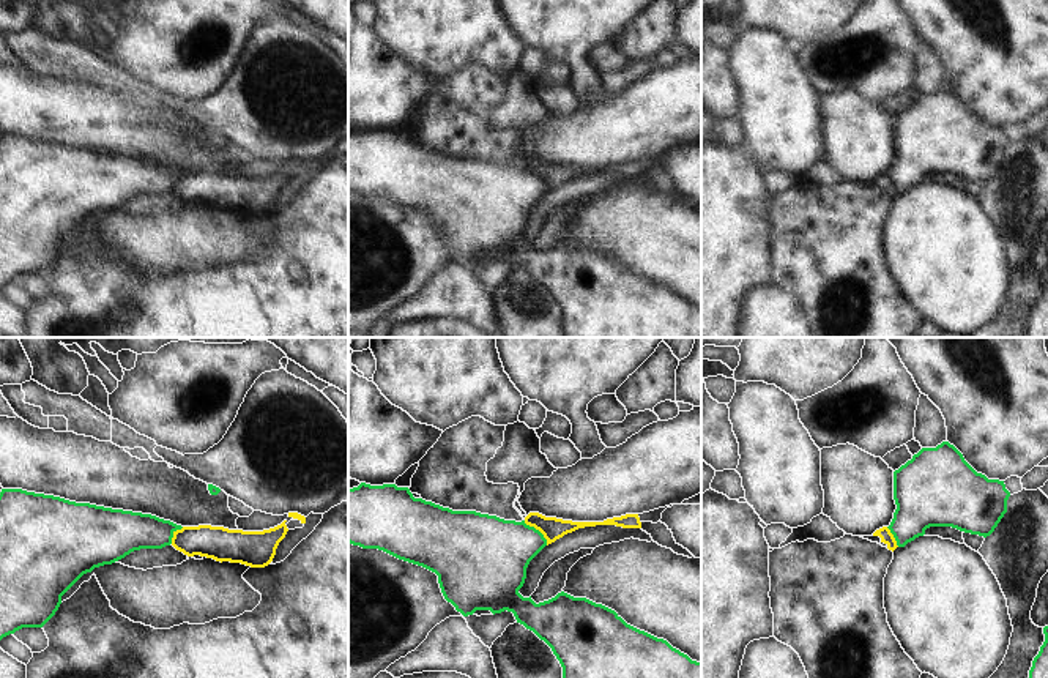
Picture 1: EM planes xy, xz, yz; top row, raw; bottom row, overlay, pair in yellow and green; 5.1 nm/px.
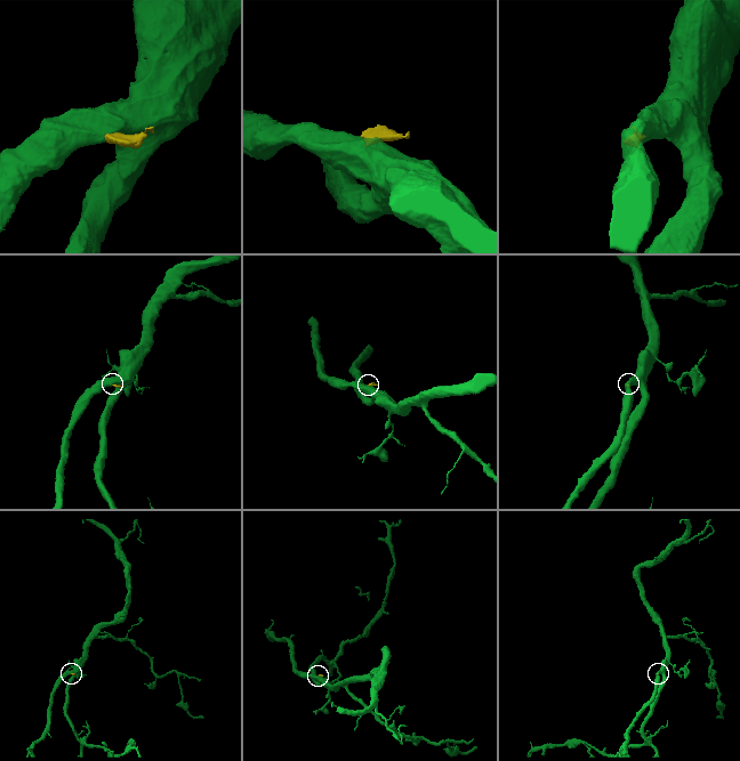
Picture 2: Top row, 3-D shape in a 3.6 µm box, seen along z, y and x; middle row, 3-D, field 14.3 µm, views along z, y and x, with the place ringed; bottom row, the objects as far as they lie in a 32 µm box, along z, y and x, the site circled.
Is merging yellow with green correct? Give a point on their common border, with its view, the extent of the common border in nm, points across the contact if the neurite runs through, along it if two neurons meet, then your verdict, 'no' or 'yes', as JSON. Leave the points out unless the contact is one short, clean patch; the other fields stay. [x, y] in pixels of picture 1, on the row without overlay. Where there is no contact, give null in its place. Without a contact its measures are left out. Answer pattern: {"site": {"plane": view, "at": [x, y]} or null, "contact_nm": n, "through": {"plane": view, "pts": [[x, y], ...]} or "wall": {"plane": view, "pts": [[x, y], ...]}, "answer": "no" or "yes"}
{"site": {"plane": "xz", "at": [538, 175]}, "contact_nm": 180, "wall": {"plane": "xz", "pts": [[524, 167], [535, 174], [547, 191]]}, "answer": "no"}

